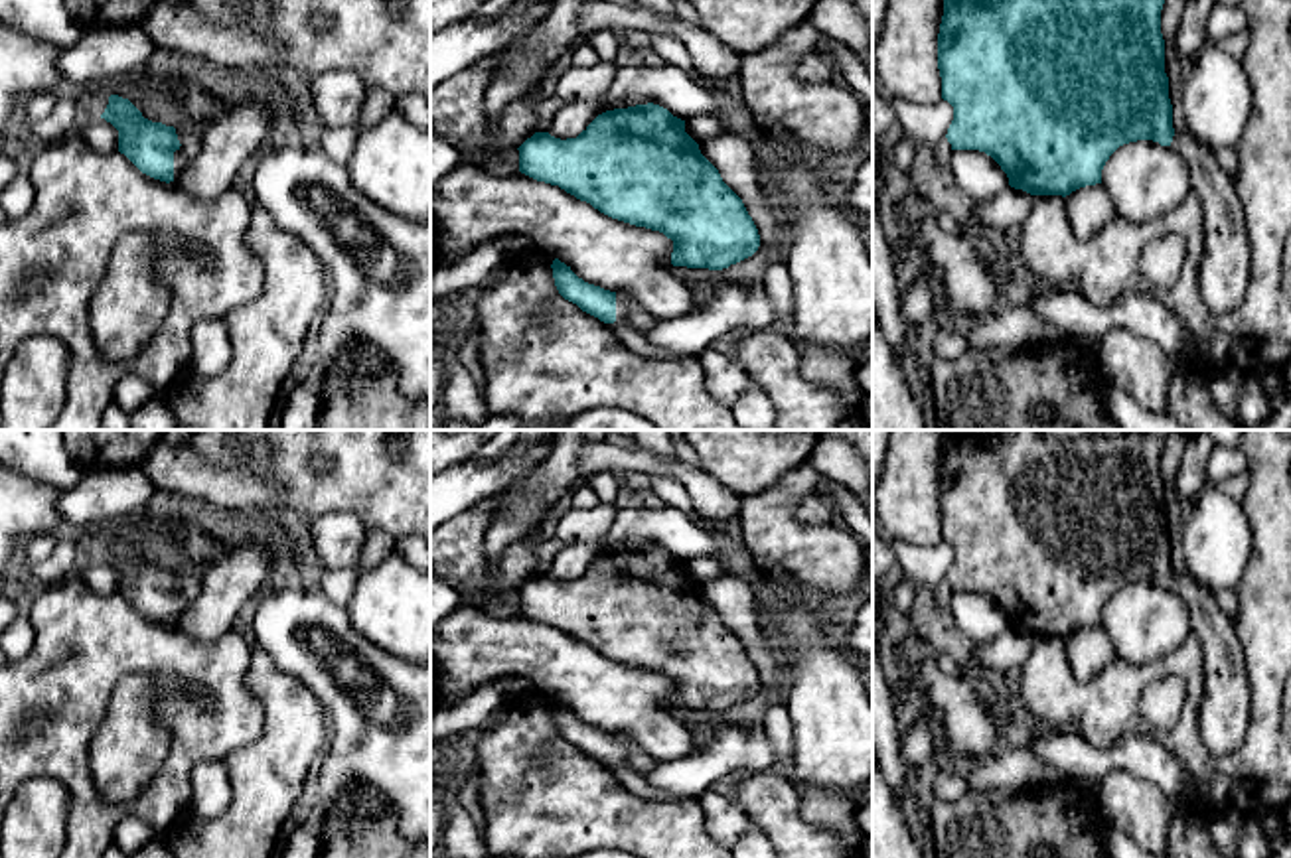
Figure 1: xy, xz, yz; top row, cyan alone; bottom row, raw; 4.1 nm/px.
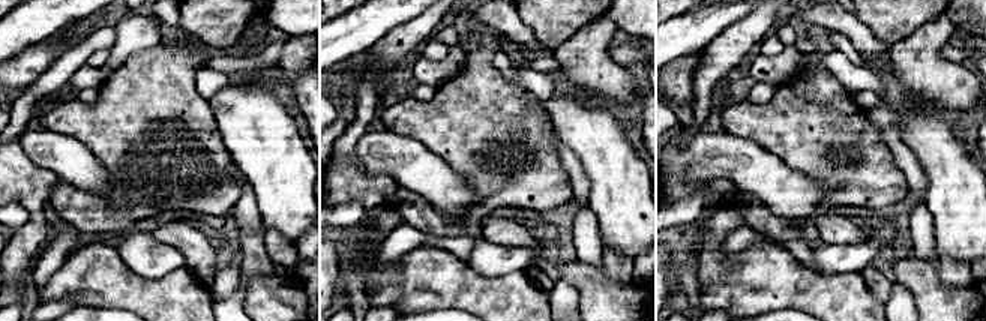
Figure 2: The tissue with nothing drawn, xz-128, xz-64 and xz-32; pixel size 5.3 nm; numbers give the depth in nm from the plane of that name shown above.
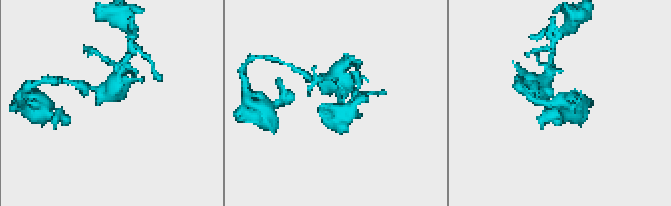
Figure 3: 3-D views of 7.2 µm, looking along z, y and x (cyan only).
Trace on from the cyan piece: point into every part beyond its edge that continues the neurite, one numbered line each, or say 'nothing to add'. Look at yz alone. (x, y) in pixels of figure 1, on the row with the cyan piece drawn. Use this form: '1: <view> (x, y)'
1: yz (1224, 269)

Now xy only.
1: xy (190, 142)

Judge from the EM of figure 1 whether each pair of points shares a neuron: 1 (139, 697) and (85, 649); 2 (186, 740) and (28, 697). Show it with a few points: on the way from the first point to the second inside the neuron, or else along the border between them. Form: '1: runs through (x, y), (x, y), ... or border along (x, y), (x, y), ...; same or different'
1: border along (154, 677), (125, 675), (101, 722); different
2: runs through (210, 683), (182, 659), (89, 659); same

